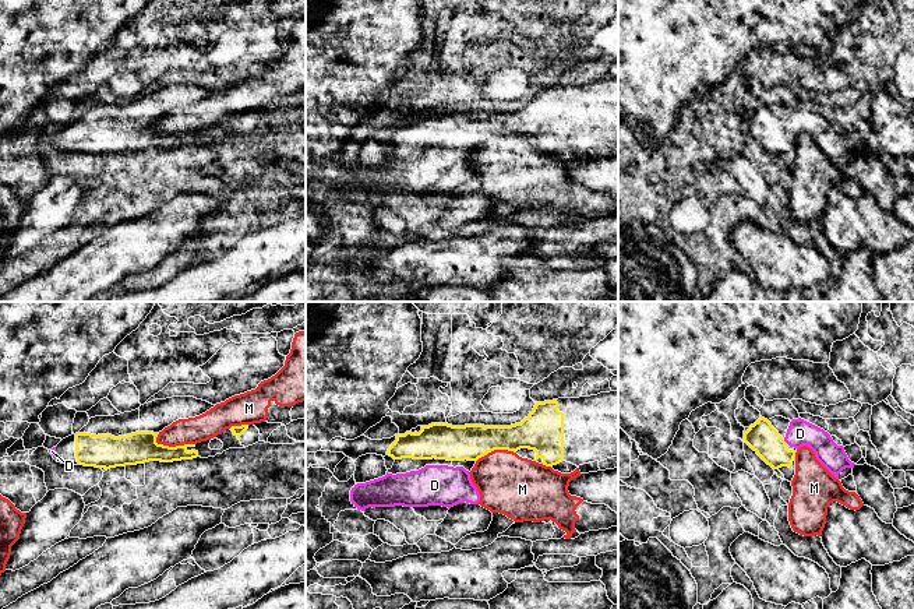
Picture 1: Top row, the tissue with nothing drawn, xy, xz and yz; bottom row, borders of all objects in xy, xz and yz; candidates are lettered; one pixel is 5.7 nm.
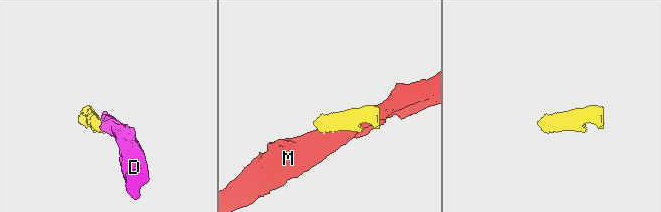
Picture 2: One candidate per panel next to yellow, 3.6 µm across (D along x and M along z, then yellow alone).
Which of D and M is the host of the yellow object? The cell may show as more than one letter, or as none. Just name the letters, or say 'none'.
D

